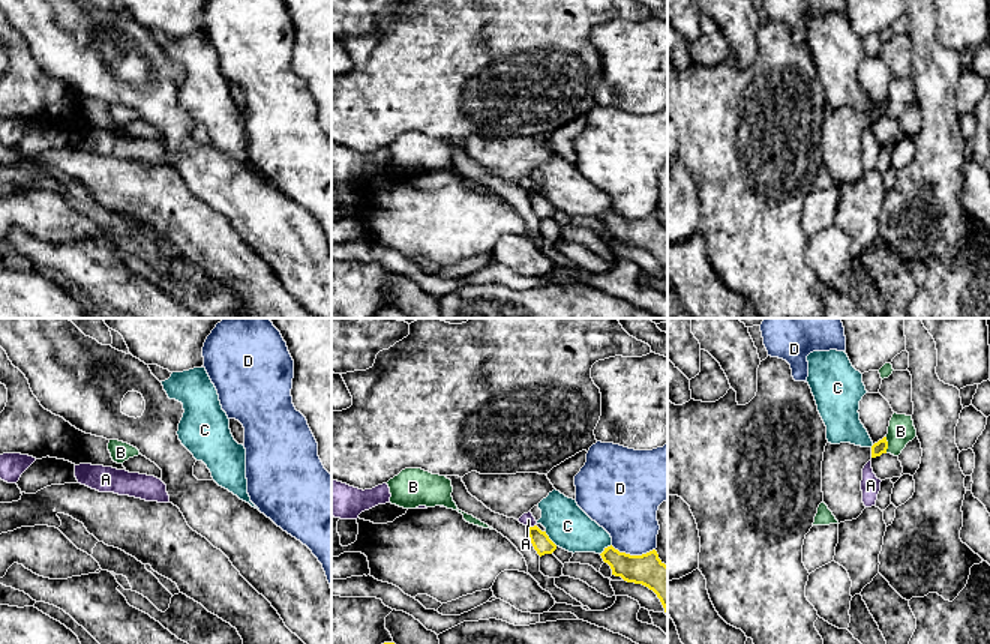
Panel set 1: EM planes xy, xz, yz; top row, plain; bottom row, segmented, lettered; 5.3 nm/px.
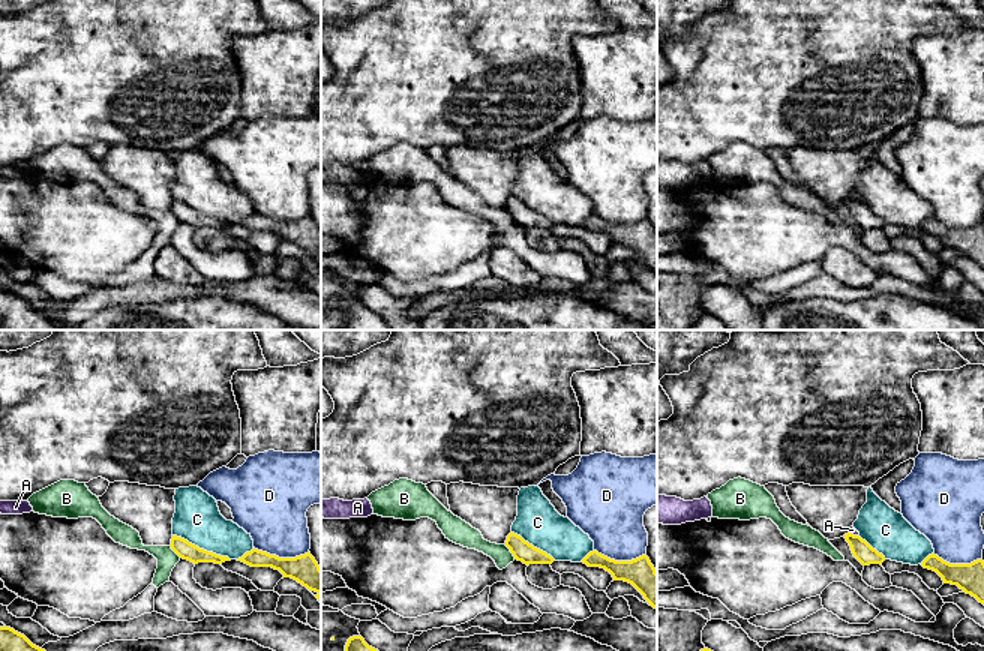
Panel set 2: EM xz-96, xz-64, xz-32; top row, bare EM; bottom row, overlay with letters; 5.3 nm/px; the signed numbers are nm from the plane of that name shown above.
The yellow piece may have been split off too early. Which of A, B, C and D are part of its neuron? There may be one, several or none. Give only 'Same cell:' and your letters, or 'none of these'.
Same cell: none of these

